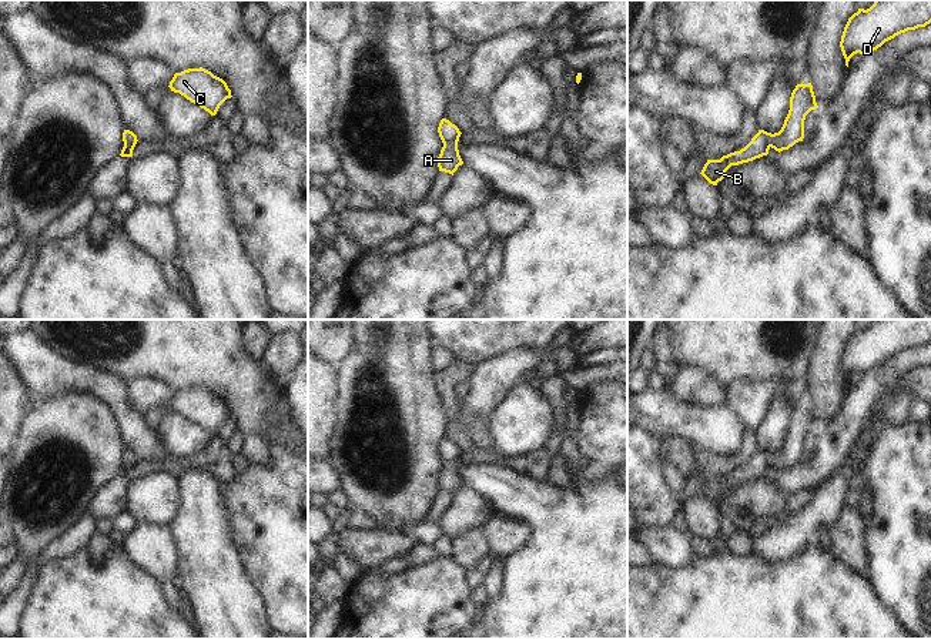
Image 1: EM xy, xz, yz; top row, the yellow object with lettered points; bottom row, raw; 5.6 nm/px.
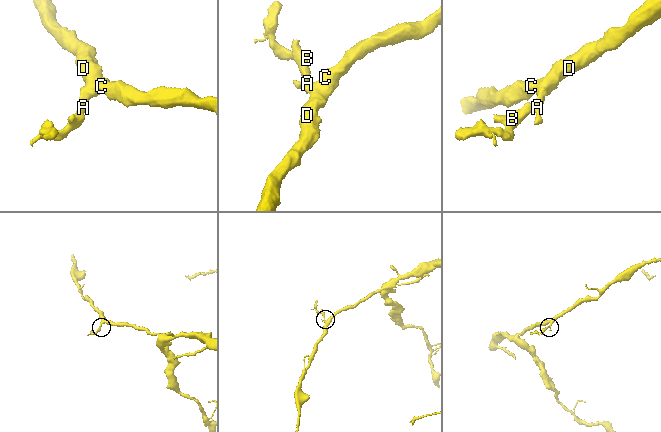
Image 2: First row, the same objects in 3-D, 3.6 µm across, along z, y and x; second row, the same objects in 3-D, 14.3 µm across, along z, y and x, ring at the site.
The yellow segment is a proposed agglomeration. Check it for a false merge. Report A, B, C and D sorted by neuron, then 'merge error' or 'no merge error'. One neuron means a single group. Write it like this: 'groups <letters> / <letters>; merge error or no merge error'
groups A B C D; no merge error

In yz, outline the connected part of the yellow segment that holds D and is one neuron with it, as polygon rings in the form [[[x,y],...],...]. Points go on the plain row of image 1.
[[[875,320],[870,328],[858,328],[840,361],[845,385],[854,374],[865,375],[895,355],[930,342],[931,320]]]

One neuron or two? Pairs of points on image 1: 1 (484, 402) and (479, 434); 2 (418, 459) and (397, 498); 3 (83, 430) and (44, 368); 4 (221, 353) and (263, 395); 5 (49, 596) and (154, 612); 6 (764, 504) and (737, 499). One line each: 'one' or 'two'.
1: two
2: one
3: two
4: one
5: one
6: one

